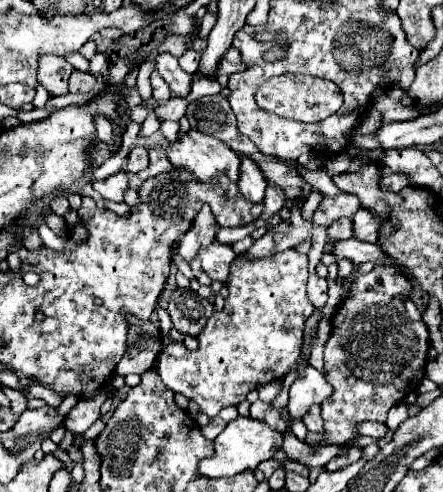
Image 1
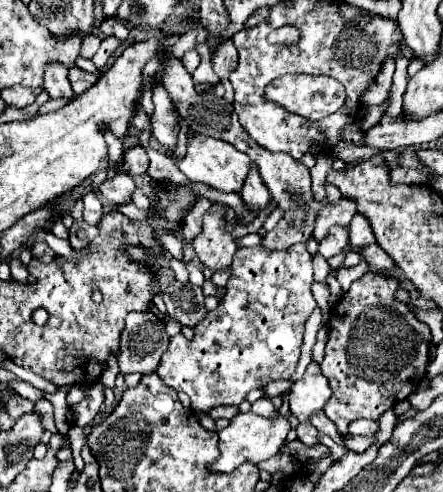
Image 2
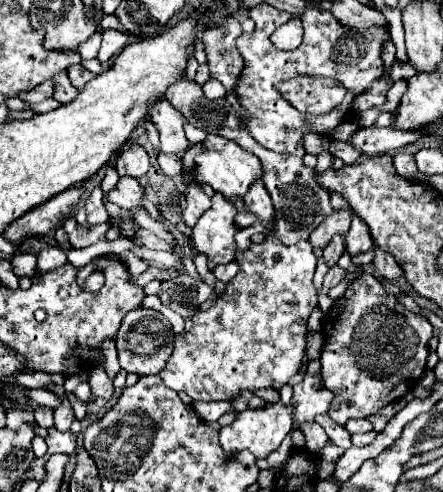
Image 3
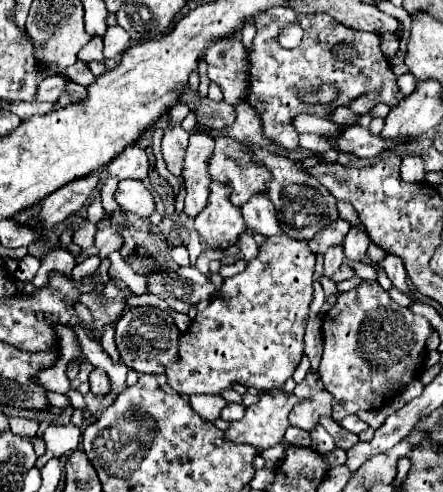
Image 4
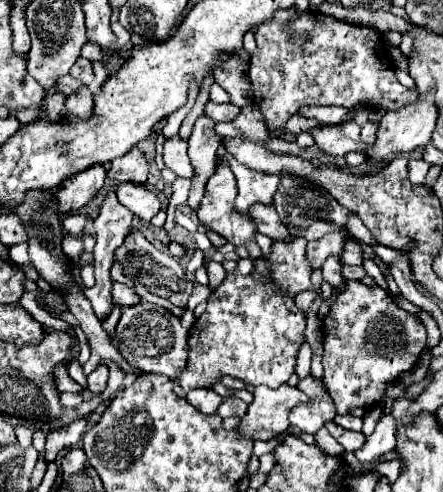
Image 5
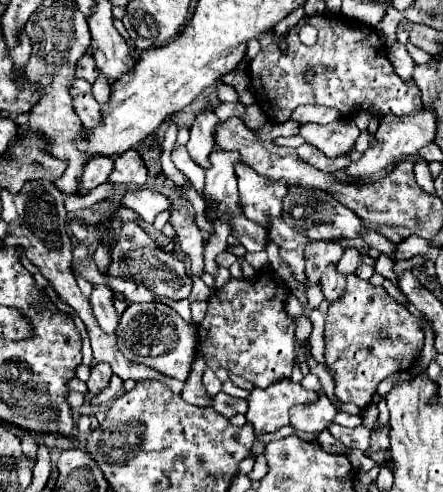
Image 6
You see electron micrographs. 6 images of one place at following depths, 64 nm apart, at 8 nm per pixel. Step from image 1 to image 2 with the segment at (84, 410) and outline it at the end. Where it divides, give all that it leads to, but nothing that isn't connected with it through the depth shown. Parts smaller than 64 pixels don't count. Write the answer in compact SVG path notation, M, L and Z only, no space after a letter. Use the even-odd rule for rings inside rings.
M90 384L88 386L88 396L84 398L84 402L80 402L80 404L76 404L74 408L72 408L72 420L74 420L74 424L76 426L80 426L80 428L84 428L84 426L88 426L92 420L94 420L94 416L98 414L98 410L100 410L100 406L102 406L102 402L104 402L104 394L102 394L102 384Z

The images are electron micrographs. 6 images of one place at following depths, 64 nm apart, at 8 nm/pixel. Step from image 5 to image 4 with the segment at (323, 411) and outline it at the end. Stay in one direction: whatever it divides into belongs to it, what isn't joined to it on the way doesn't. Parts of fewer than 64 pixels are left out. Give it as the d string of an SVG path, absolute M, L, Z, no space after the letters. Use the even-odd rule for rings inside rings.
M310 372L312 376L304 378L294 392L302 396L300 404L294 406L290 412L290 424L304 428L304 430L314 430L318 426L318 420L322 416L332 416L332 396L326 392L326 388L320 384L318 374Z

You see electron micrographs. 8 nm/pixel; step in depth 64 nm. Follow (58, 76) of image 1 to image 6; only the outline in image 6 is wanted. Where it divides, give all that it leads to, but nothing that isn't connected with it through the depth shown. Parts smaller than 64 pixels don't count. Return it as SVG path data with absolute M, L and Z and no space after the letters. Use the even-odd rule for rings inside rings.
M92 94L76 96L74 98L74 108L76 108L76 114L80 116L80 120L86 128L98 128L102 124L100 104L94 100Z

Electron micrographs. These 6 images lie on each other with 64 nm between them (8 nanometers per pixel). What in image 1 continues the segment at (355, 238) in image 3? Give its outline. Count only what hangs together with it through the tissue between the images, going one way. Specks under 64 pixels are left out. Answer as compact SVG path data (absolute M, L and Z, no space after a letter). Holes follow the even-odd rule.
M378 204L372 210L360 208L354 216L354 238L360 242L378 242L378 224L388 216L384 204Z

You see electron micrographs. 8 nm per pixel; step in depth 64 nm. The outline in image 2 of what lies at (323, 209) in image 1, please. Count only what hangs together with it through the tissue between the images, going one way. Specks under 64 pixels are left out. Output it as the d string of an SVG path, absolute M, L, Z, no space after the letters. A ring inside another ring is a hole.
M342 198L336 204L326 202L324 212L320 212L320 220L316 220L316 228L314 228L312 238L316 242L322 242L328 236L328 230L332 226L344 226L346 228L350 224L354 212L356 212L356 204L352 200Z

